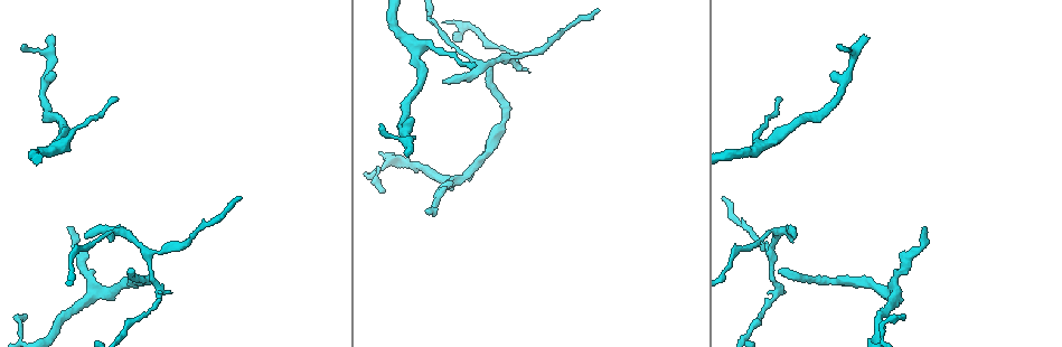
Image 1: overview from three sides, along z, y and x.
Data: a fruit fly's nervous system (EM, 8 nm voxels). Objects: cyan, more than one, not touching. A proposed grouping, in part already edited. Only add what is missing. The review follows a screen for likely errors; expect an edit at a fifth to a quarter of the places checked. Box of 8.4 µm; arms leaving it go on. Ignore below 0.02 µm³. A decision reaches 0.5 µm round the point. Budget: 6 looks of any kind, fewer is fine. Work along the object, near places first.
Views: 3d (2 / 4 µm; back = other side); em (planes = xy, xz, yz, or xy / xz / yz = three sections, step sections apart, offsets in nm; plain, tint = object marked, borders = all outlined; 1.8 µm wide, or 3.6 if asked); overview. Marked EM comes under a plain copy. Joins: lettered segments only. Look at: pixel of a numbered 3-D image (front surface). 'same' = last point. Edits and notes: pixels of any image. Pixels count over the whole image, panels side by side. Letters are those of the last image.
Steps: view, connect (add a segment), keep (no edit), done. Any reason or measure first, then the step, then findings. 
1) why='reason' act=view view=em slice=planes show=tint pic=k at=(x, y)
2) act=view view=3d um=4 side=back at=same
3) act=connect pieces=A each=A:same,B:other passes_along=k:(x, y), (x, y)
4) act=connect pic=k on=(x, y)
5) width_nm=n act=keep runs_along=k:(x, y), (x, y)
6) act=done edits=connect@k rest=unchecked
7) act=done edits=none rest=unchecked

why='free end' act=view view=3d um=4 pic=1 at=(50, 37)

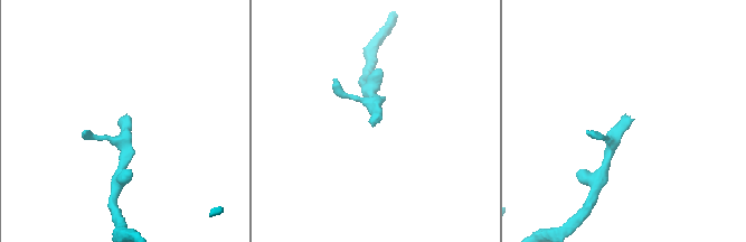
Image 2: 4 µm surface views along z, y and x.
act=view view=em slice=planes show=borders pic=2 at=(373, 127)

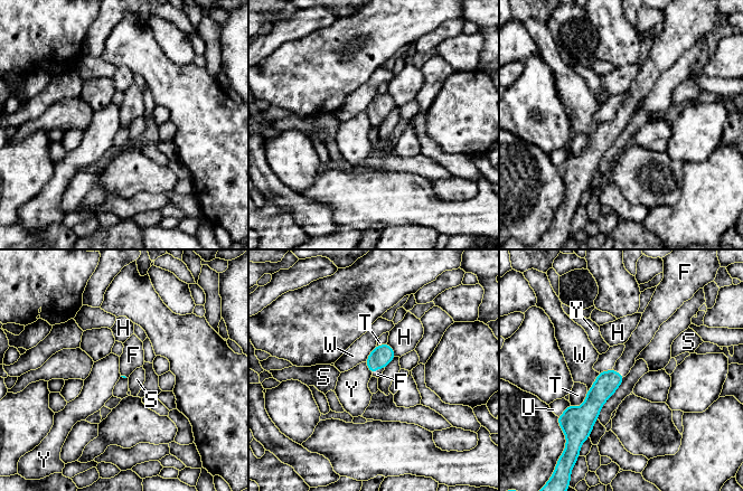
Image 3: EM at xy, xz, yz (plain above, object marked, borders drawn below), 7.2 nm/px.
act=connect pieces=F each=F:same,H:other,S:other,T:other,U:other,W:other,Y:other passes_along=3:(607, 383), (618, 374), (635, 345) found='the neuron continues'

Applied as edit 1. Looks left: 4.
why='see it whole again' act=view view=overview

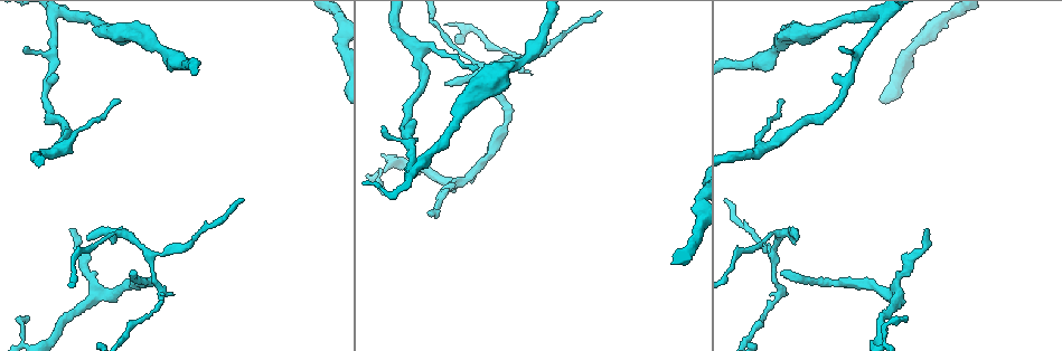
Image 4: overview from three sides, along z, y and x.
why='arms part here' act=view view=em slice=yz step=16 show=tint pic=4 at=(422, 49)

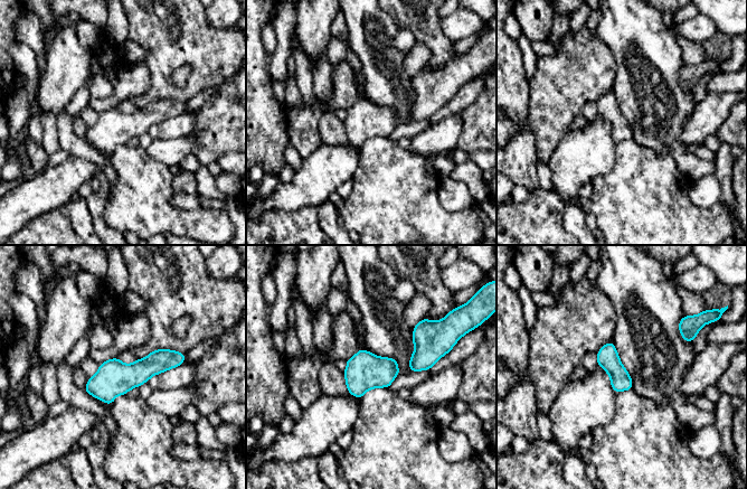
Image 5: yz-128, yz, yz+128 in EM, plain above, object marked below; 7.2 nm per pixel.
why='another direction' act=view view=em slice=planes show=borders at=same

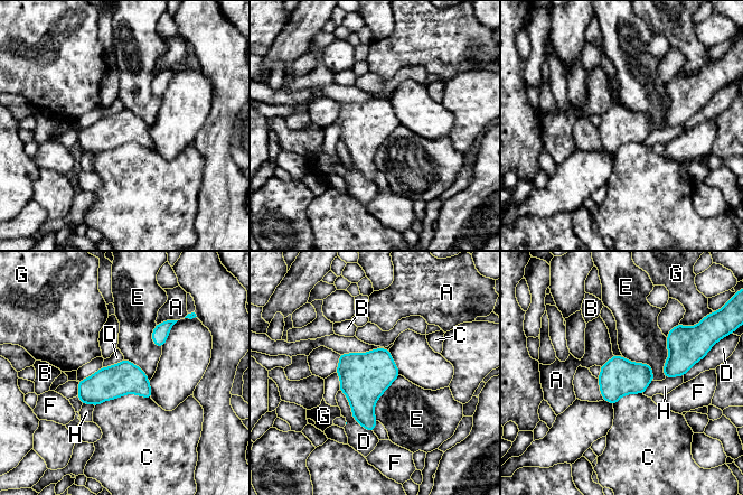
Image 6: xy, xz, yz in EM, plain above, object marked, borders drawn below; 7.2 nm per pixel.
act=keep each=A:other,B:other,C:other,D:other,E:other,F:other,G:other,H:other border=6:(339, 390), (351, 416), (373, 432) found='no lettered segment goes on from it'

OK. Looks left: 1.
act=done edits=connect@3 rest=unchecked

